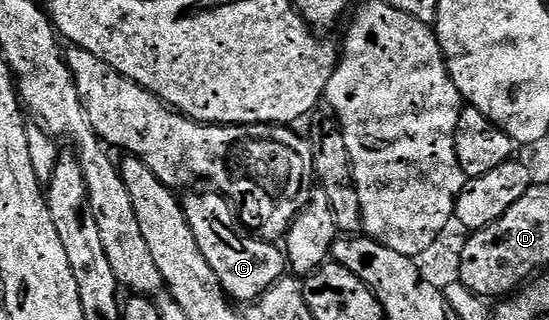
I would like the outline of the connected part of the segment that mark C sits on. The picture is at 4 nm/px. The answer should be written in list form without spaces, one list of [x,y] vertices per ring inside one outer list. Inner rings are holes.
[[[218,191],[209,192],[194,193],[185,198],[188,227],[192,227],[200,255],[204,255],[204,259],[208,259],[208,267],[216,271],[216,279],[222,284],[227,297],[235,302],[253,303],[282,280],[288,269],[285,252],[277,244],[260,241],[247,233],[229,196]]]

